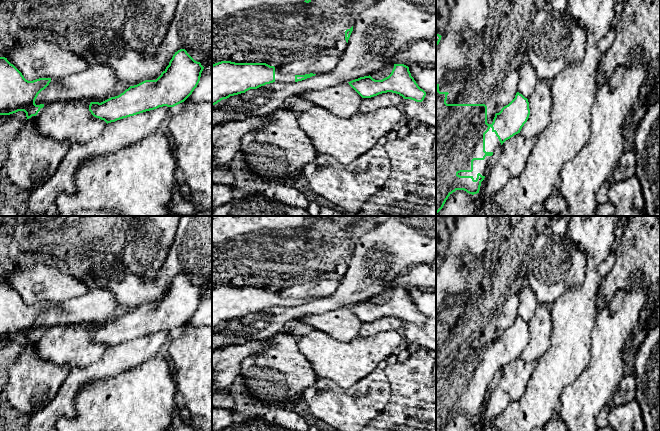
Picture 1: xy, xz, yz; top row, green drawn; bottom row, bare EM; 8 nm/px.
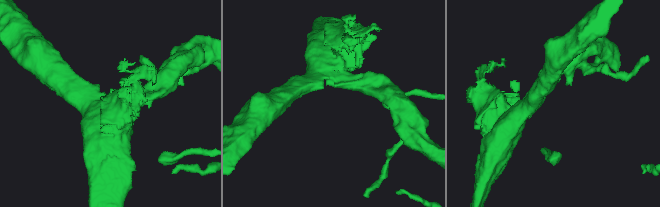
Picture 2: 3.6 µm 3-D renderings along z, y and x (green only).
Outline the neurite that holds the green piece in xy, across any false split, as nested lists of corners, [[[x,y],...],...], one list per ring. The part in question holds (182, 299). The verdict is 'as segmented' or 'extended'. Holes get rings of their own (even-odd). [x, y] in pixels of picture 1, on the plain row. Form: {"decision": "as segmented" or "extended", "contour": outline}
{"decision": "as segmented", "contour": [[[180,273],[156,304],[130,310],[120,319],[101,327],[91,326],[89,335],[108,348],[159,331],[174,331],[192,318],[203,293],[200,286],[195,285],[185,273]]]}

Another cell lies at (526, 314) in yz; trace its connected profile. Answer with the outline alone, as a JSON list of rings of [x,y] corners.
[[[526,283],[520,288],[518,293],[520,298],[518,316],[528,323],[534,315],[539,302],[533,290]]]

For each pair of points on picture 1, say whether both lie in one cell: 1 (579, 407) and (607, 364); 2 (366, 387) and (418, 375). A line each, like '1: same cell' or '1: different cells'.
1: same cell
2: different cells

